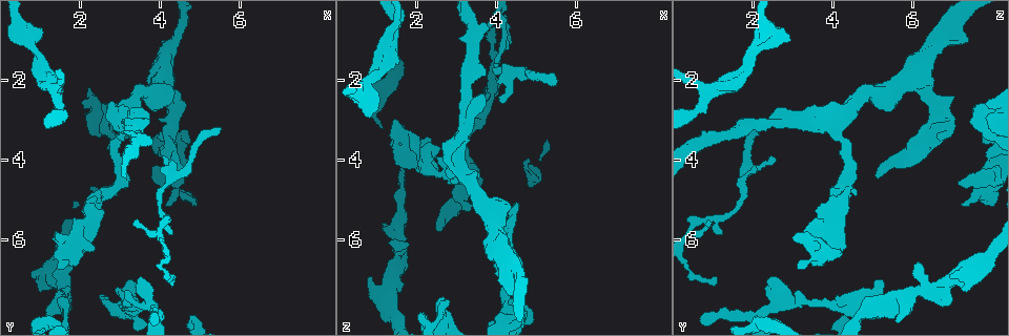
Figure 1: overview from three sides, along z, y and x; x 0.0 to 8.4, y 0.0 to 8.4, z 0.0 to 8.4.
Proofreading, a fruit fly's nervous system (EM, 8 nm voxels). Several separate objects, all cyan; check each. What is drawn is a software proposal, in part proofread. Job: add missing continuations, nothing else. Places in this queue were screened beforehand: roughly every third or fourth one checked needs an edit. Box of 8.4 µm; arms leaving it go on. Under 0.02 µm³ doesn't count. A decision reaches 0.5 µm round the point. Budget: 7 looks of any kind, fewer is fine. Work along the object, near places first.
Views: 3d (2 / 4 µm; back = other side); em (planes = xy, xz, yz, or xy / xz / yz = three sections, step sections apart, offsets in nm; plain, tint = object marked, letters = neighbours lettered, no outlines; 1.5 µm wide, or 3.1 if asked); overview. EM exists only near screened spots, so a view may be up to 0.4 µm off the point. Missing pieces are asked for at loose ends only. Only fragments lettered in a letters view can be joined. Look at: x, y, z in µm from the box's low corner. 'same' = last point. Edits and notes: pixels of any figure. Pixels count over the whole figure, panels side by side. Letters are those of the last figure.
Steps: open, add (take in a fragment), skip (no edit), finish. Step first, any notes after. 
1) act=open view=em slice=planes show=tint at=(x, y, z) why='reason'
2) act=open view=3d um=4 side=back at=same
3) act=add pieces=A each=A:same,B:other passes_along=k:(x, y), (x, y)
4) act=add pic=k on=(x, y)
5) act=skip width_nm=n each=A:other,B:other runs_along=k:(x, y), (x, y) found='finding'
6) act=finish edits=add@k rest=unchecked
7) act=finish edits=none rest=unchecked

act=open view=em slice=planes show=letters at=(1.50, 6.20, 4.15)

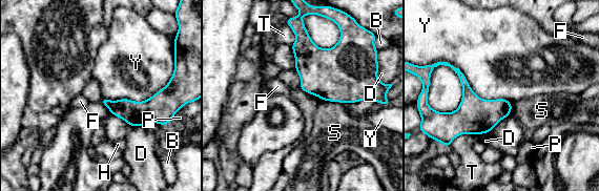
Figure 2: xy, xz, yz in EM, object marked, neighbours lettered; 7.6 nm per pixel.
act=skip each=B:other,D:other,F:other,H:other,P:other,S:other,T:other,Y:other border=2:(442, 61), (480, 98), (511, 103) found='none of them fits'

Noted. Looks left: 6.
act=open view=em slice=xz step=4 show=letters at=(1.65, 7.90, 5.50) why='an open end'

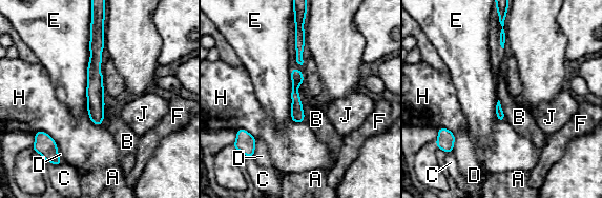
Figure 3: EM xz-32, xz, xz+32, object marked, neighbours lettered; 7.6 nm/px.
act=open view=em slice=planes show=letters at=same why='another direction'

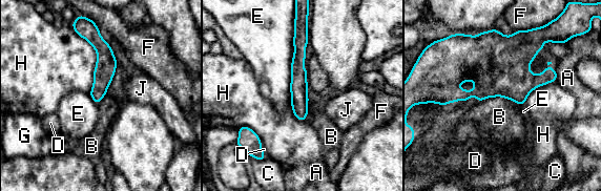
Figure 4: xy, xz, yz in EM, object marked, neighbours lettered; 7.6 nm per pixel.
act=skip each=A:other,B:other,C:other,D:other,E:other,F:other,G:other,H:other,J:other runs_along=4:(297, 48), (298, 97), (303, 118) found='none of them fits'

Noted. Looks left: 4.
act=open view=em slice=xy step=4 show=letters at=(4.35, 7.05, 1.10) why='thin end'

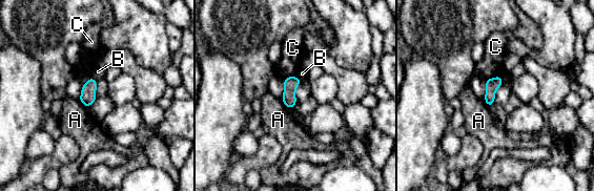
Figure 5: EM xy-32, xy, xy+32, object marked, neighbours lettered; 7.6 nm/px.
act=open view=em slice=planes show=letters at=same why='cut it another way'

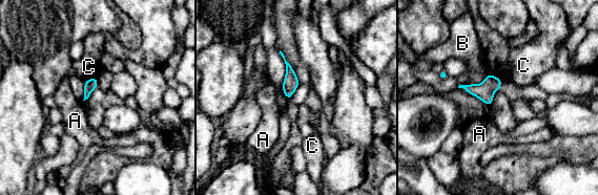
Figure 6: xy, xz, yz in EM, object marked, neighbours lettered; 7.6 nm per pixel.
act=skip width_nm=90 longest_contact=C:130nm each=A:other,B:other,C:other found='none of them fits'

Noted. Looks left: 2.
act=finish edits=none rest=unchecked

